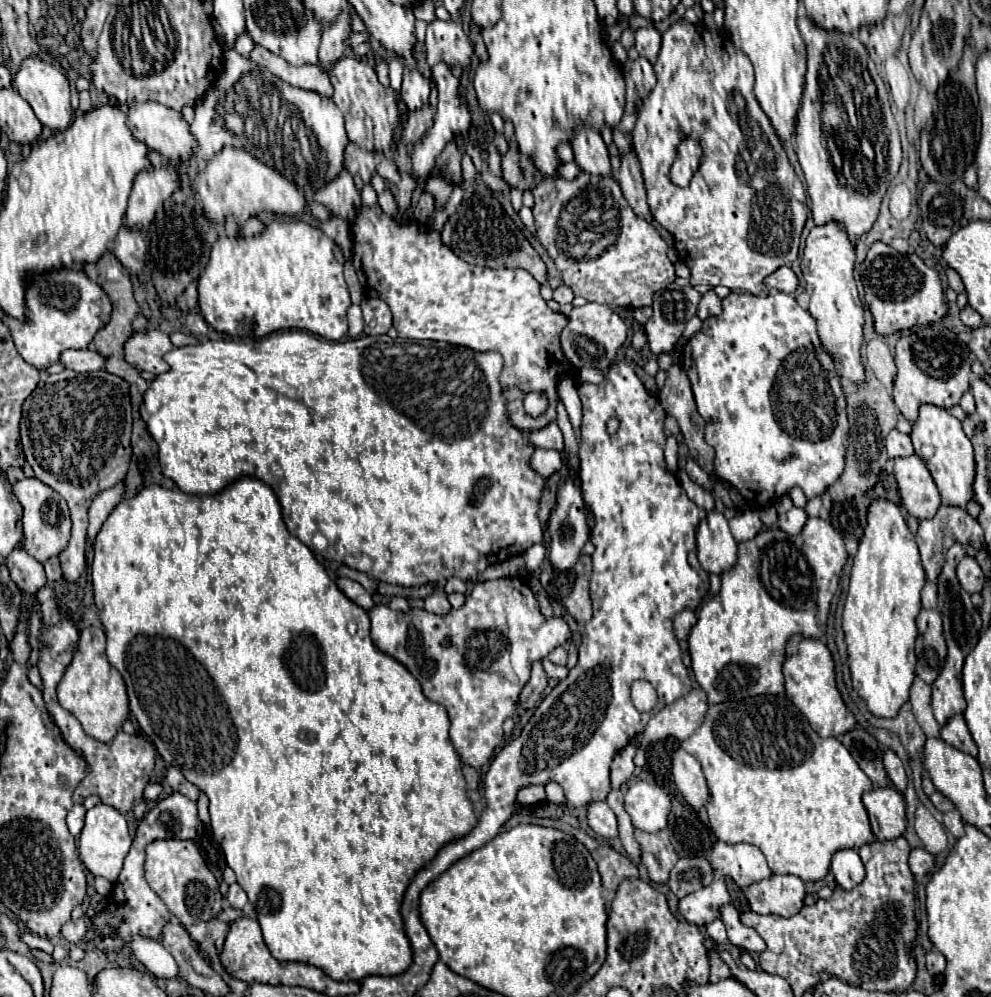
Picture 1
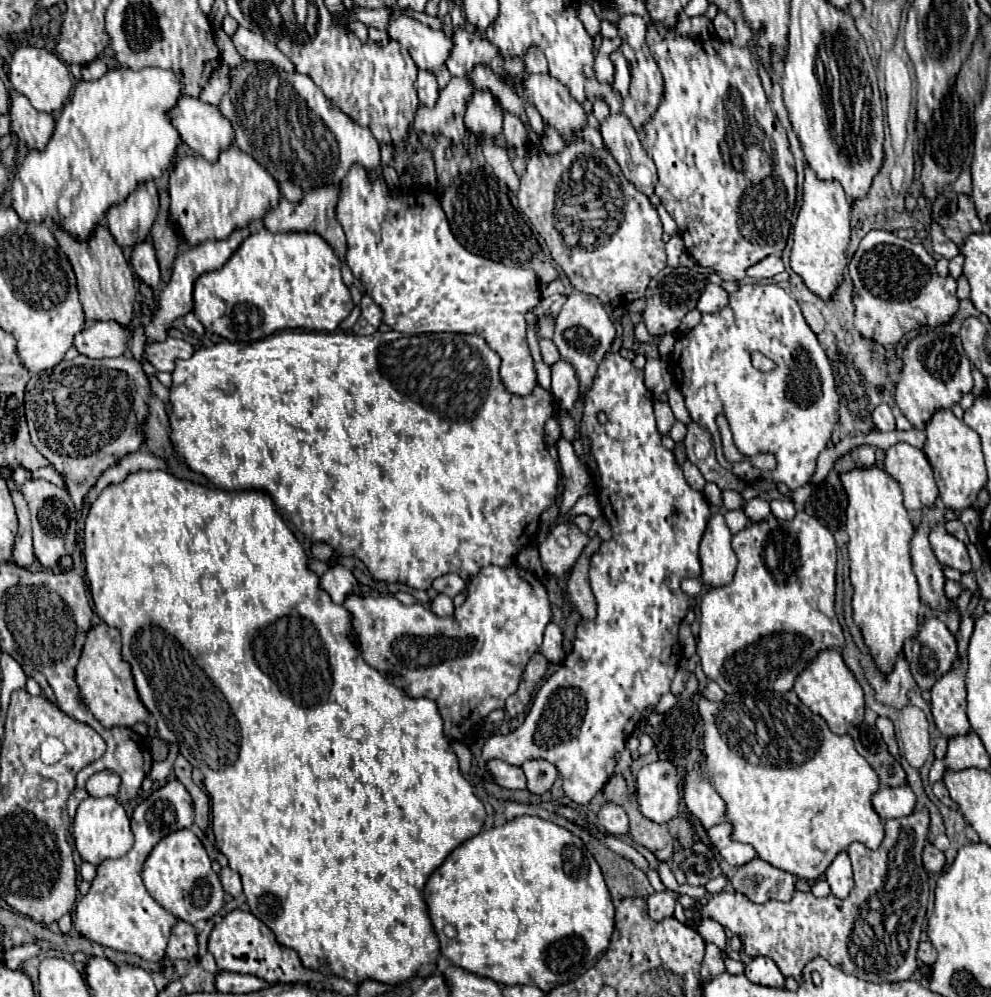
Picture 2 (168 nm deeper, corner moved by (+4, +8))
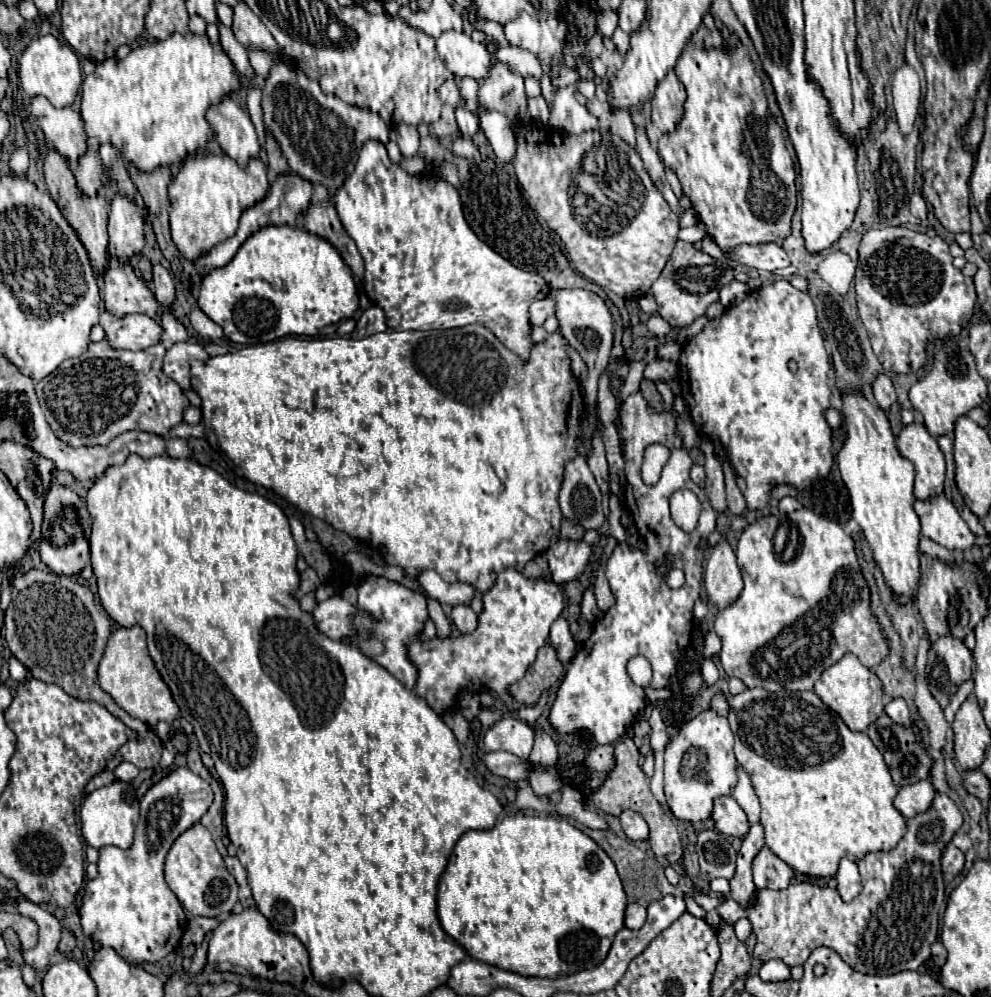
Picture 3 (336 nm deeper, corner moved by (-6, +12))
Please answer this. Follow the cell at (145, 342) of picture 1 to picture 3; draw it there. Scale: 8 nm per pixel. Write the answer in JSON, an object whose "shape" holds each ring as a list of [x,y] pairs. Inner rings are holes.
{"shape":[[[183,342],[183,344],[175,344],[173,348],[167,350],[165,354],[165,364],[163,364],[163,372],[167,376],[171,376],[183,390],[193,390],[191,384],[191,360],[209,360],[211,356],[203,350],[201,344],[197,342]]]}

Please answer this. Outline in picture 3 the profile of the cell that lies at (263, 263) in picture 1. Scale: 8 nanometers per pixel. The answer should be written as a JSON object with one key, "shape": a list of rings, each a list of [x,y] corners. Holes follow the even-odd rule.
{"shape":[[[267,226],[251,234],[229,264],[213,268],[203,276],[197,304],[223,328],[231,342],[253,346],[267,344],[283,336],[329,336],[341,320],[349,320],[353,316],[359,308],[359,298],[349,268],[327,240],[291,226]]]}

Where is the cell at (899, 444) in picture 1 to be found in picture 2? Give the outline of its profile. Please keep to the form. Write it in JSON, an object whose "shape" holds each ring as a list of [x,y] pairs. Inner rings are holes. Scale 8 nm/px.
{"shape":[[[881,404],[873,412],[873,422],[879,432],[893,432],[895,430],[895,418],[891,414],[889,404]]]}

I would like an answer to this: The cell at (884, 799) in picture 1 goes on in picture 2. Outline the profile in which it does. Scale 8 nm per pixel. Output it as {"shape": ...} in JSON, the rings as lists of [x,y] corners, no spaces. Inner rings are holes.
{"shape":[[[905,784],[901,788],[879,788],[871,798],[873,810],[879,814],[881,820],[909,816],[915,808],[915,794]]]}

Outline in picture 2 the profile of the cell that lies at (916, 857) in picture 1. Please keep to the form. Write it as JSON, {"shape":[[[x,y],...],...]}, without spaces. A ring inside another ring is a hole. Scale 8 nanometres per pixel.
{"shape":[[[927,842],[923,848],[923,866],[927,872],[941,872],[945,866],[945,854]]]}

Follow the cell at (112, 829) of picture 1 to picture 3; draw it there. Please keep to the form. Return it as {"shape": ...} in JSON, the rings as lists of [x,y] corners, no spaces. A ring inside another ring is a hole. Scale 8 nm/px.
{"shape":[[[115,780],[109,786],[97,788],[91,792],[83,804],[81,804],[81,832],[89,846],[103,848],[103,846],[117,846],[117,848],[129,848],[133,844],[133,830],[135,822],[139,820],[139,800],[135,796],[135,790],[131,784]]]}

